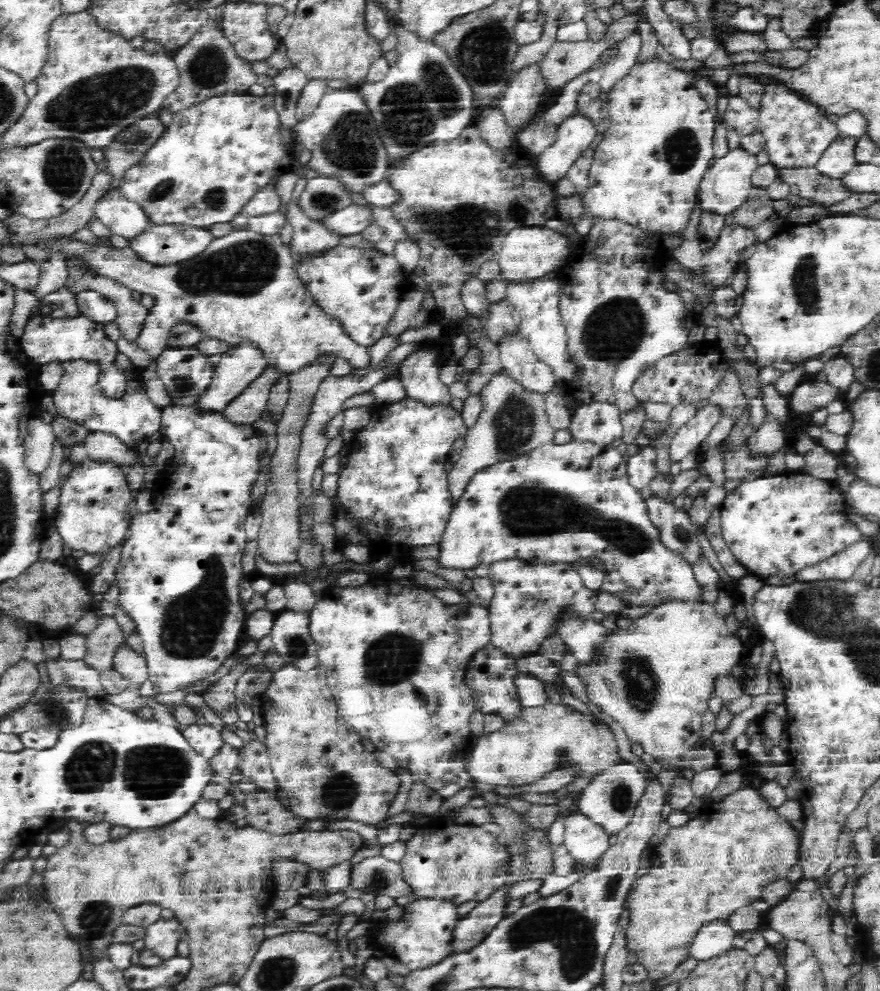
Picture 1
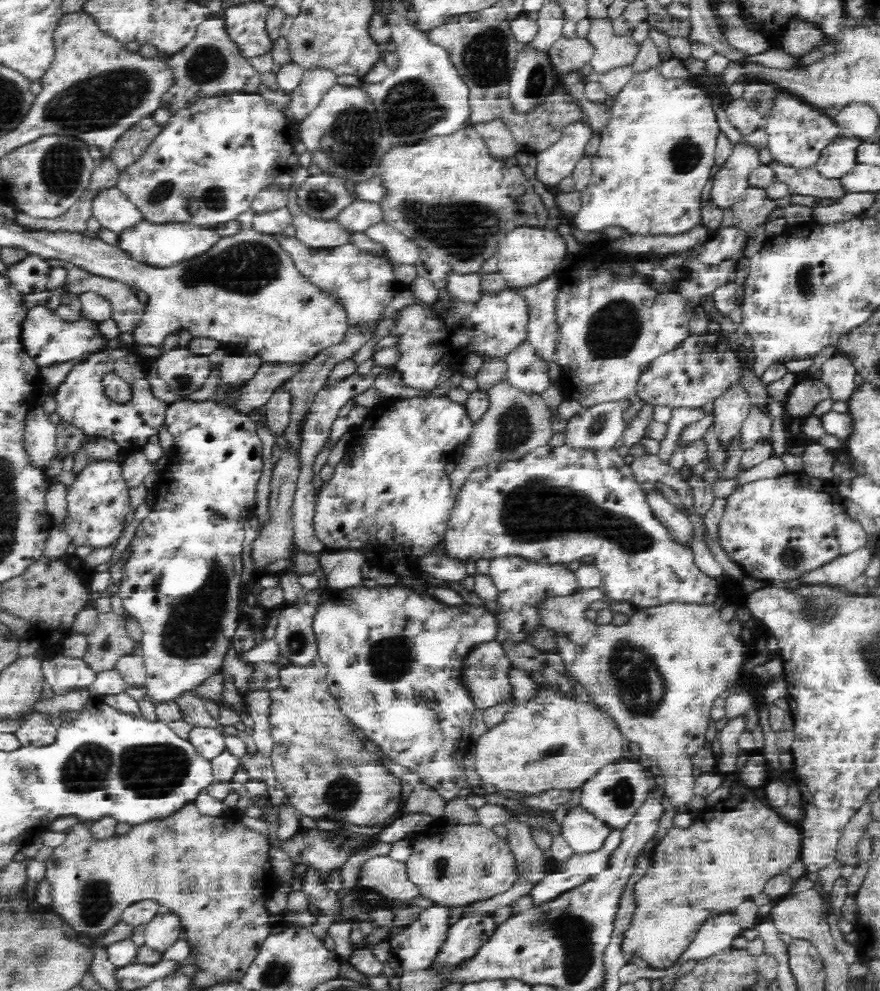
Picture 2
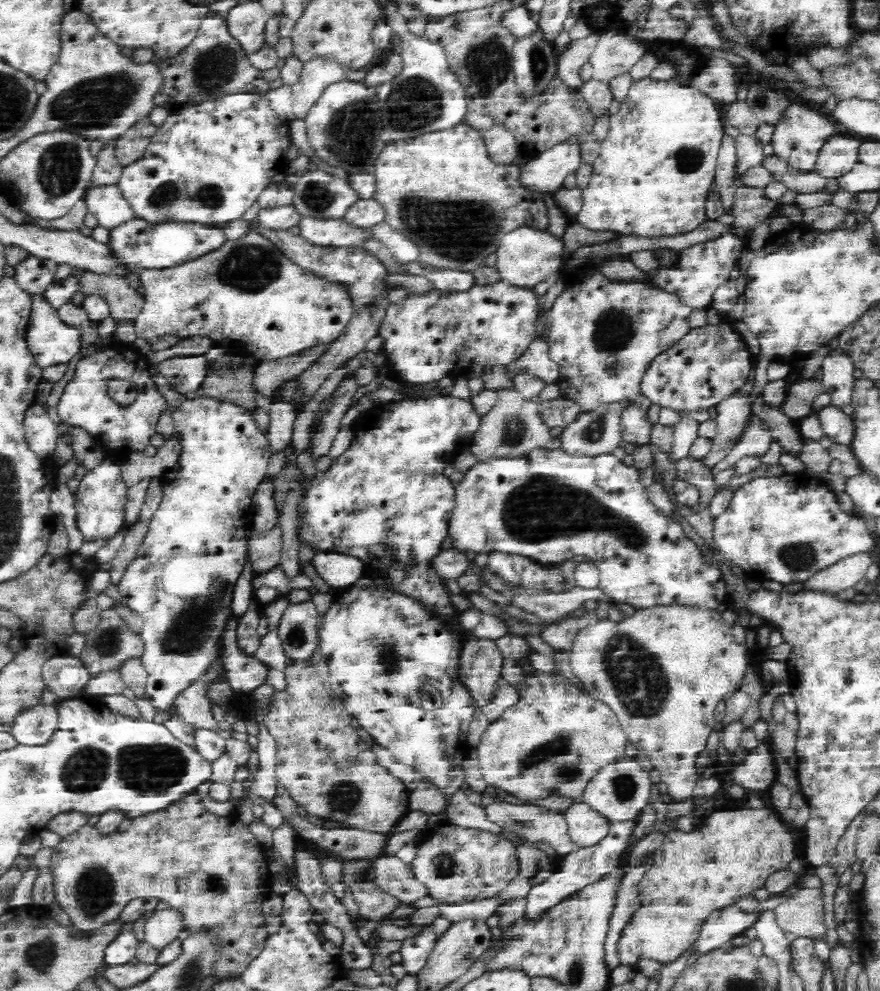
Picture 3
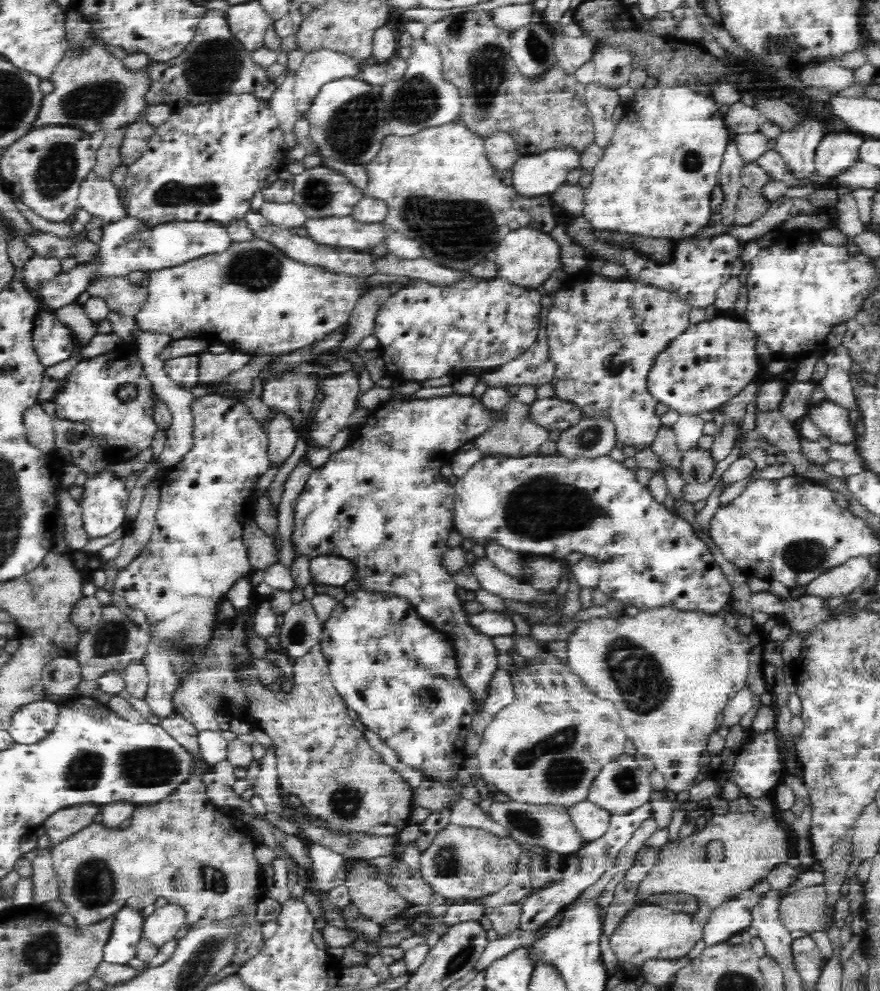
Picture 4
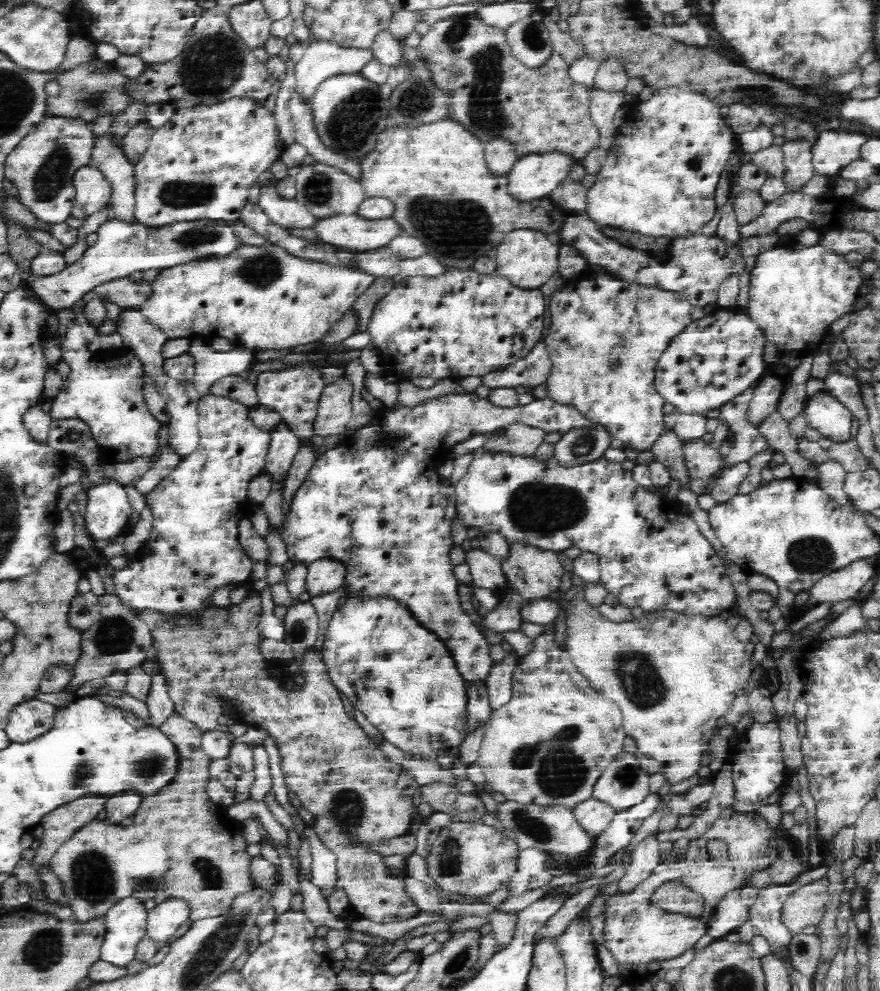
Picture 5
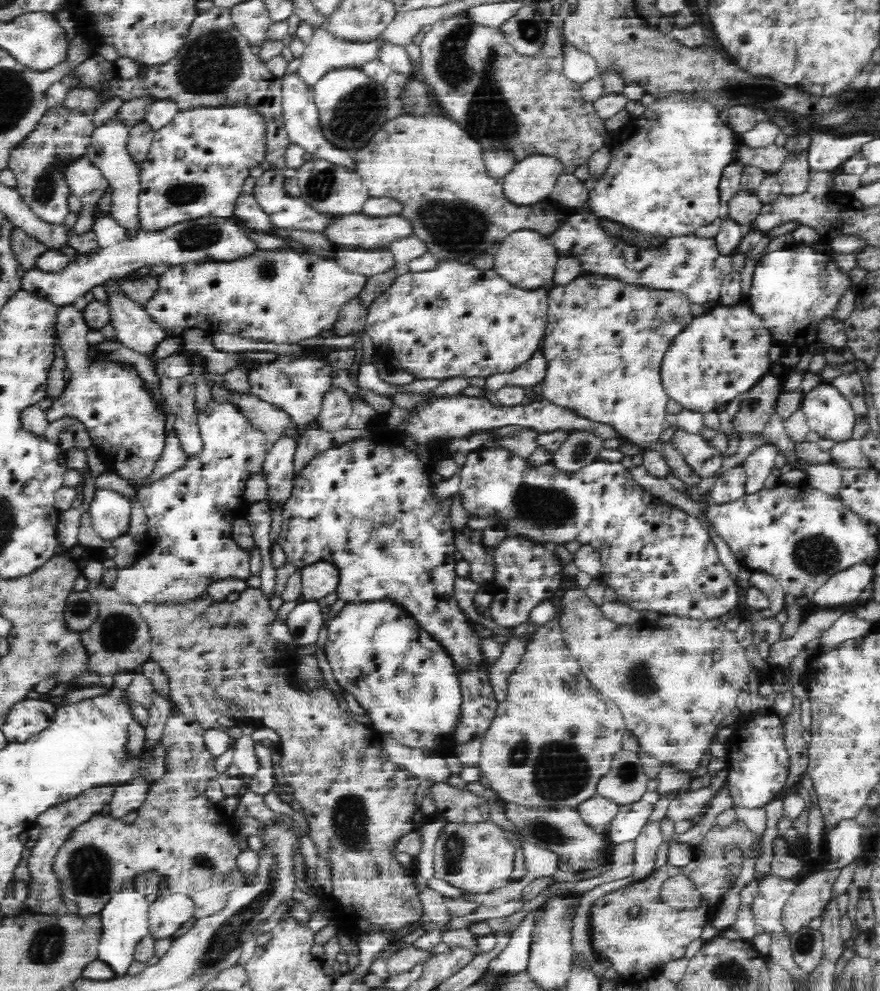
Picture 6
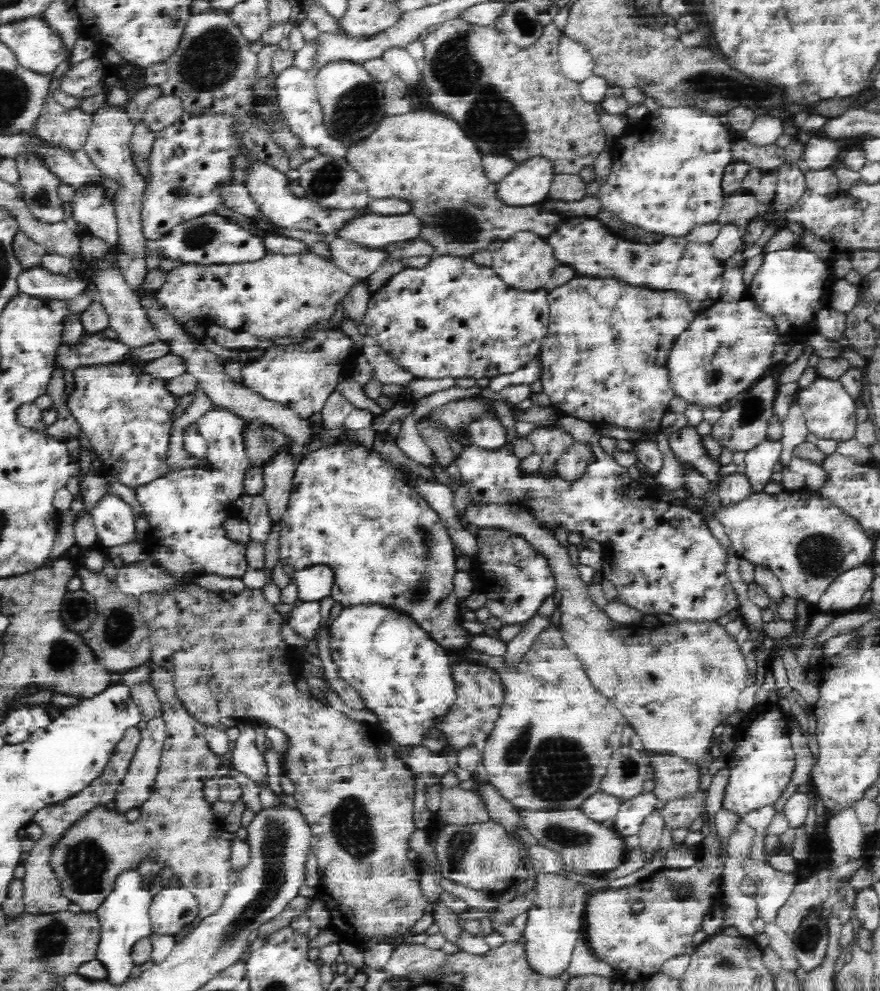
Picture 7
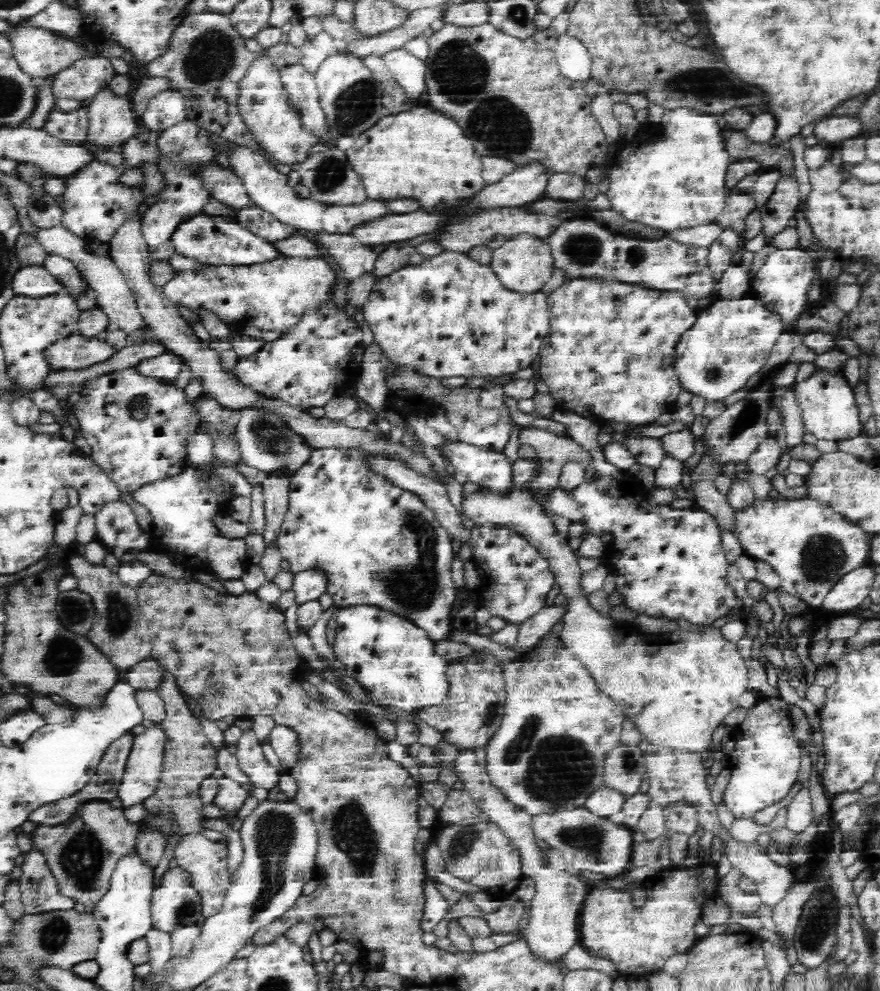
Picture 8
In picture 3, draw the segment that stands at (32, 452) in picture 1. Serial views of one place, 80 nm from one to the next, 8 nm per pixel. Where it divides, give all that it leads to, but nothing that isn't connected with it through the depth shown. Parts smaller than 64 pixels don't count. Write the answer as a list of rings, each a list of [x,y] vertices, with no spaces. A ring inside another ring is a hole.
[[[36,403],[26,412],[23,421],[28,448],[42,460],[53,456],[59,435],[58,425],[50,420],[44,407]]]

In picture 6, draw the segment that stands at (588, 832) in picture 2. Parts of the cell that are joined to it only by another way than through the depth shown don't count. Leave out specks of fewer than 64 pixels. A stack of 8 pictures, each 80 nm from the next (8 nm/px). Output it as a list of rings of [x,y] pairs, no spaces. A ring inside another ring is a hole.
[[[595,794],[576,808],[584,824],[594,830],[604,830],[614,820],[619,806]]]

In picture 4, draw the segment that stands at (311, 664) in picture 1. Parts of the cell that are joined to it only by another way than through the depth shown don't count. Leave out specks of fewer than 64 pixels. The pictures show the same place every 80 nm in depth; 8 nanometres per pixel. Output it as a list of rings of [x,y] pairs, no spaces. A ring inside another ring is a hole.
[[[303,599],[299,603],[294,603],[284,614],[284,624],[280,626],[280,642],[286,654],[292,659],[299,659],[315,644],[319,644],[323,630],[322,622],[315,613],[311,600]]]

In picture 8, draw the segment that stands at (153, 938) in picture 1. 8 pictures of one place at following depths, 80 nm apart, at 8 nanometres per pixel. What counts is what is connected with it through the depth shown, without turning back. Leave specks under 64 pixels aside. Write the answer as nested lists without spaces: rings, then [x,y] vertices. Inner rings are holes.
[[[178,866],[168,868],[151,899],[153,928],[170,934],[176,928],[196,924],[202,916],[201,908],[200,897],[190,887],[187,874]]]

